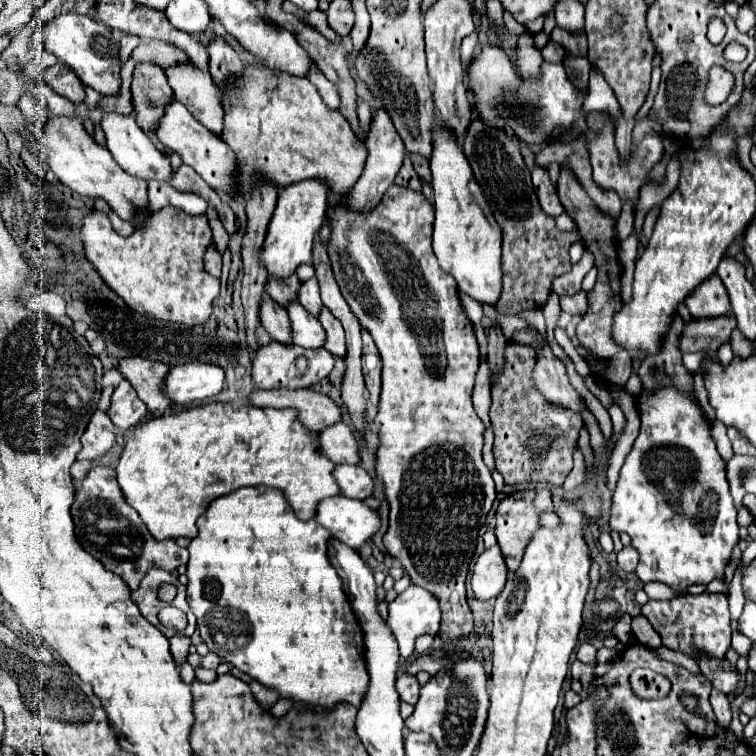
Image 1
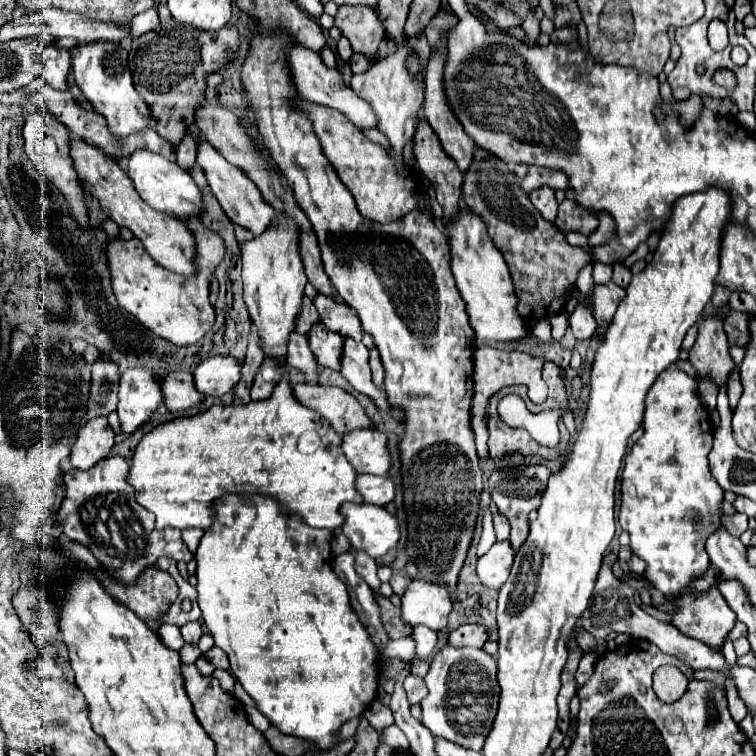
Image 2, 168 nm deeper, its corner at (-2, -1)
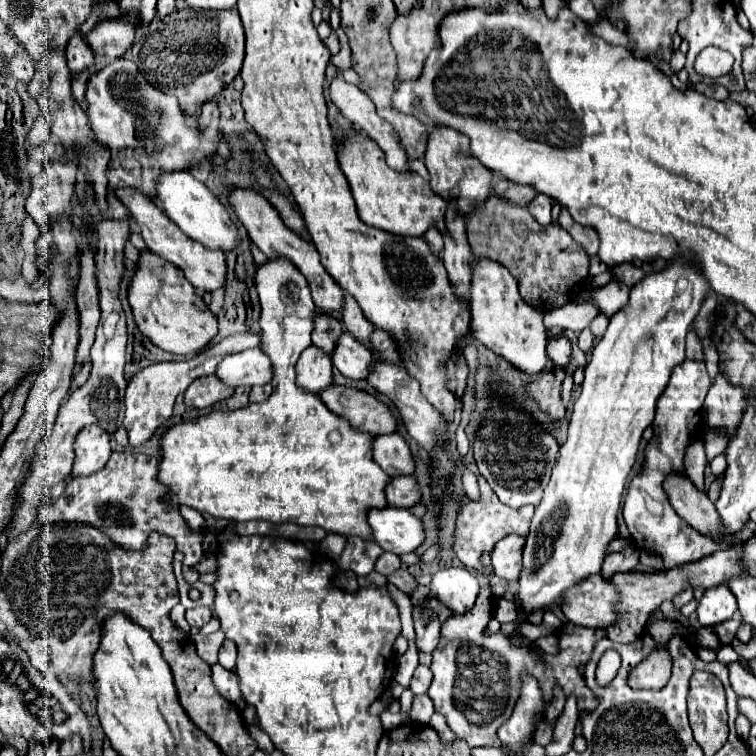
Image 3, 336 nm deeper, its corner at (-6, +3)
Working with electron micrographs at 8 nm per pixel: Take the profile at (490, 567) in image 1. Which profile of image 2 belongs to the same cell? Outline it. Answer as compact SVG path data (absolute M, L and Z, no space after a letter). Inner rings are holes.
M509 541L495 543L479 561L477 561L477 575L479 579L493 589L499 589L511 571L513 565L513 547Z

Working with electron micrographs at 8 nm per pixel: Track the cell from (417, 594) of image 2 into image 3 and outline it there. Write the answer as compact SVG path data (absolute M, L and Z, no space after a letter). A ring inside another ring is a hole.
M443 569L431 579L433 597L457 615L469 611L477 599L479 583L467 569Z

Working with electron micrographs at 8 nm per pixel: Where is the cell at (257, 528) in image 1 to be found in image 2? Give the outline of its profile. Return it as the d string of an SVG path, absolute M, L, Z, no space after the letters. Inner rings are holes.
M227 495L219 505L215 505L215 525L205 531L201 537L199 549L195 553L197 559L197 593L199 593L199 607L203 613L203 621L207 631L215 637L215 645L221 647L231 661L231 673L235 679L243 685L243 689L249 693L249 697L255 701L257 709L269 719L271 725L275 725L283 735L293 735L299 739L305 739L309 743L315 743L319 751L329 751L339 745L339 729L343 723L347 723L351 717L361 715L377 697L377 683L379 683L379 665L377 665L377 653L375 645L369 639L367 629L359 621L357 613L349 605L349 595L343 585L343 581L337 579L337 575L331 569L331 541L333 533L327 529L309 529L299 517L291 513L283 513L275 501L263 495L253 495L251 501L239 501L239 495Z

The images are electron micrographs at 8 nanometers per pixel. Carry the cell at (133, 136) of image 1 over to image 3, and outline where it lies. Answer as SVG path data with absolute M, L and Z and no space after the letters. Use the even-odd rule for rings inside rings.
M163 171L157 177L157 199L165 215L177 223L177 227L193 237L195 241L207 245L209 249L233 249L239 241L237 227L229 219L227 209L221 205L221 201L207 189L205 183L197 181L189 171Z

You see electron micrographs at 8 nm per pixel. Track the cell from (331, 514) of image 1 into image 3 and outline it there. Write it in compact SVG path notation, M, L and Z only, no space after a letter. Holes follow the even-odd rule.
M369 509L367 521L373 529L373 541L381 545L383 551L401 555L415 551L423 543L421 519L409 509Z

